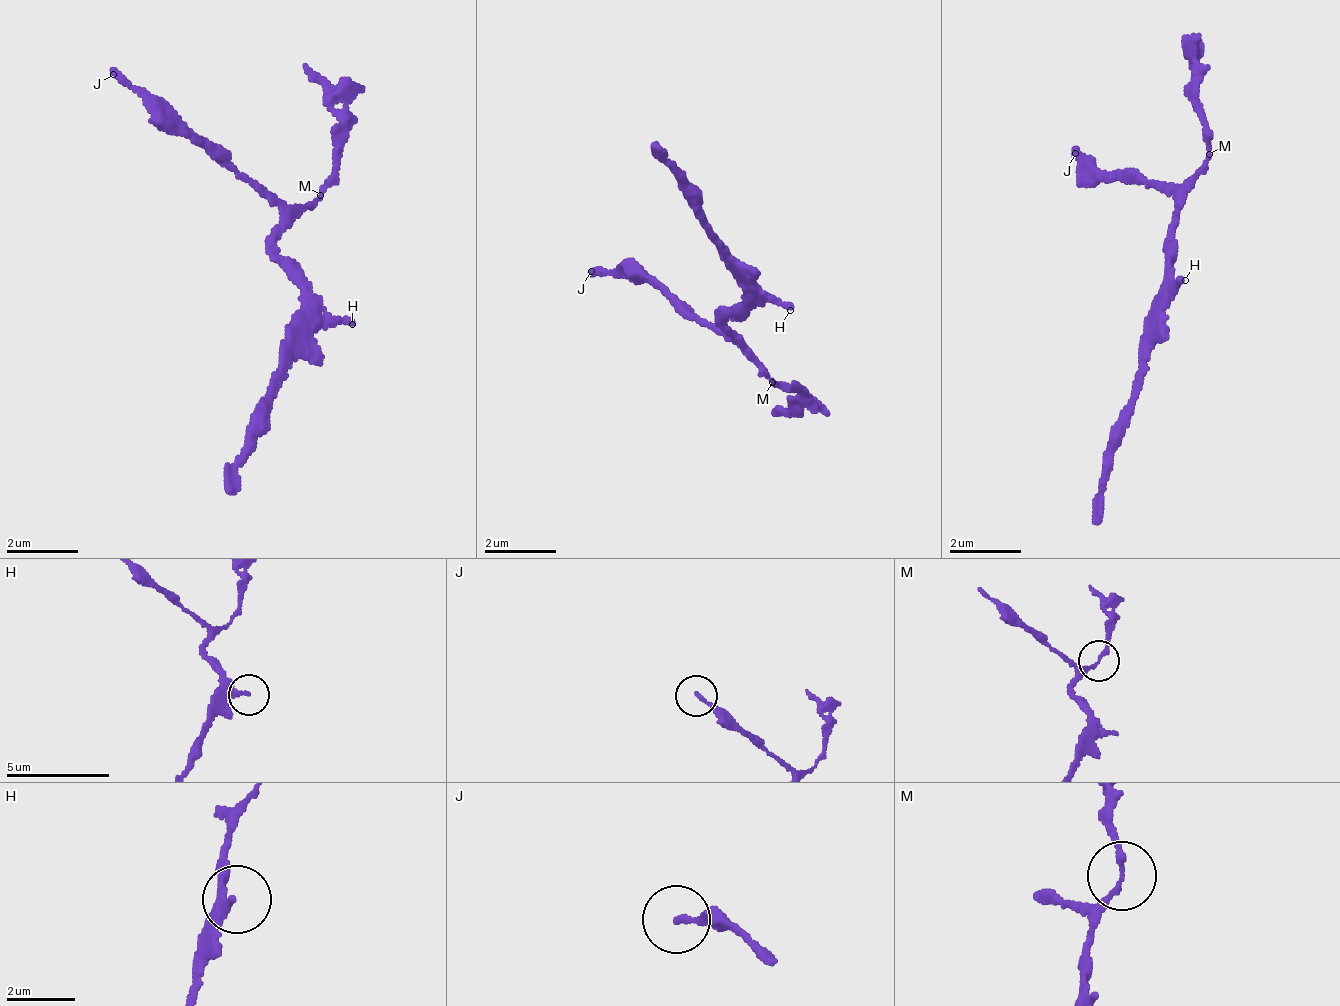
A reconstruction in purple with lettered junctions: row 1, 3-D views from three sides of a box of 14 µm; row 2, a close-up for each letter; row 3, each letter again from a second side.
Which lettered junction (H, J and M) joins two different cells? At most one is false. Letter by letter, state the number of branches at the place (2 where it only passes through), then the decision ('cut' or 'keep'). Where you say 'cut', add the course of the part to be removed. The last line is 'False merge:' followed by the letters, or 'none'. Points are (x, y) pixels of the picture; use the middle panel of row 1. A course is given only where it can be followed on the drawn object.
H: branches 1; keep
J: branches 1; keep
M: branches 2; cut; course (770, 379), (807, 404), (776, 410)
False merge: M

